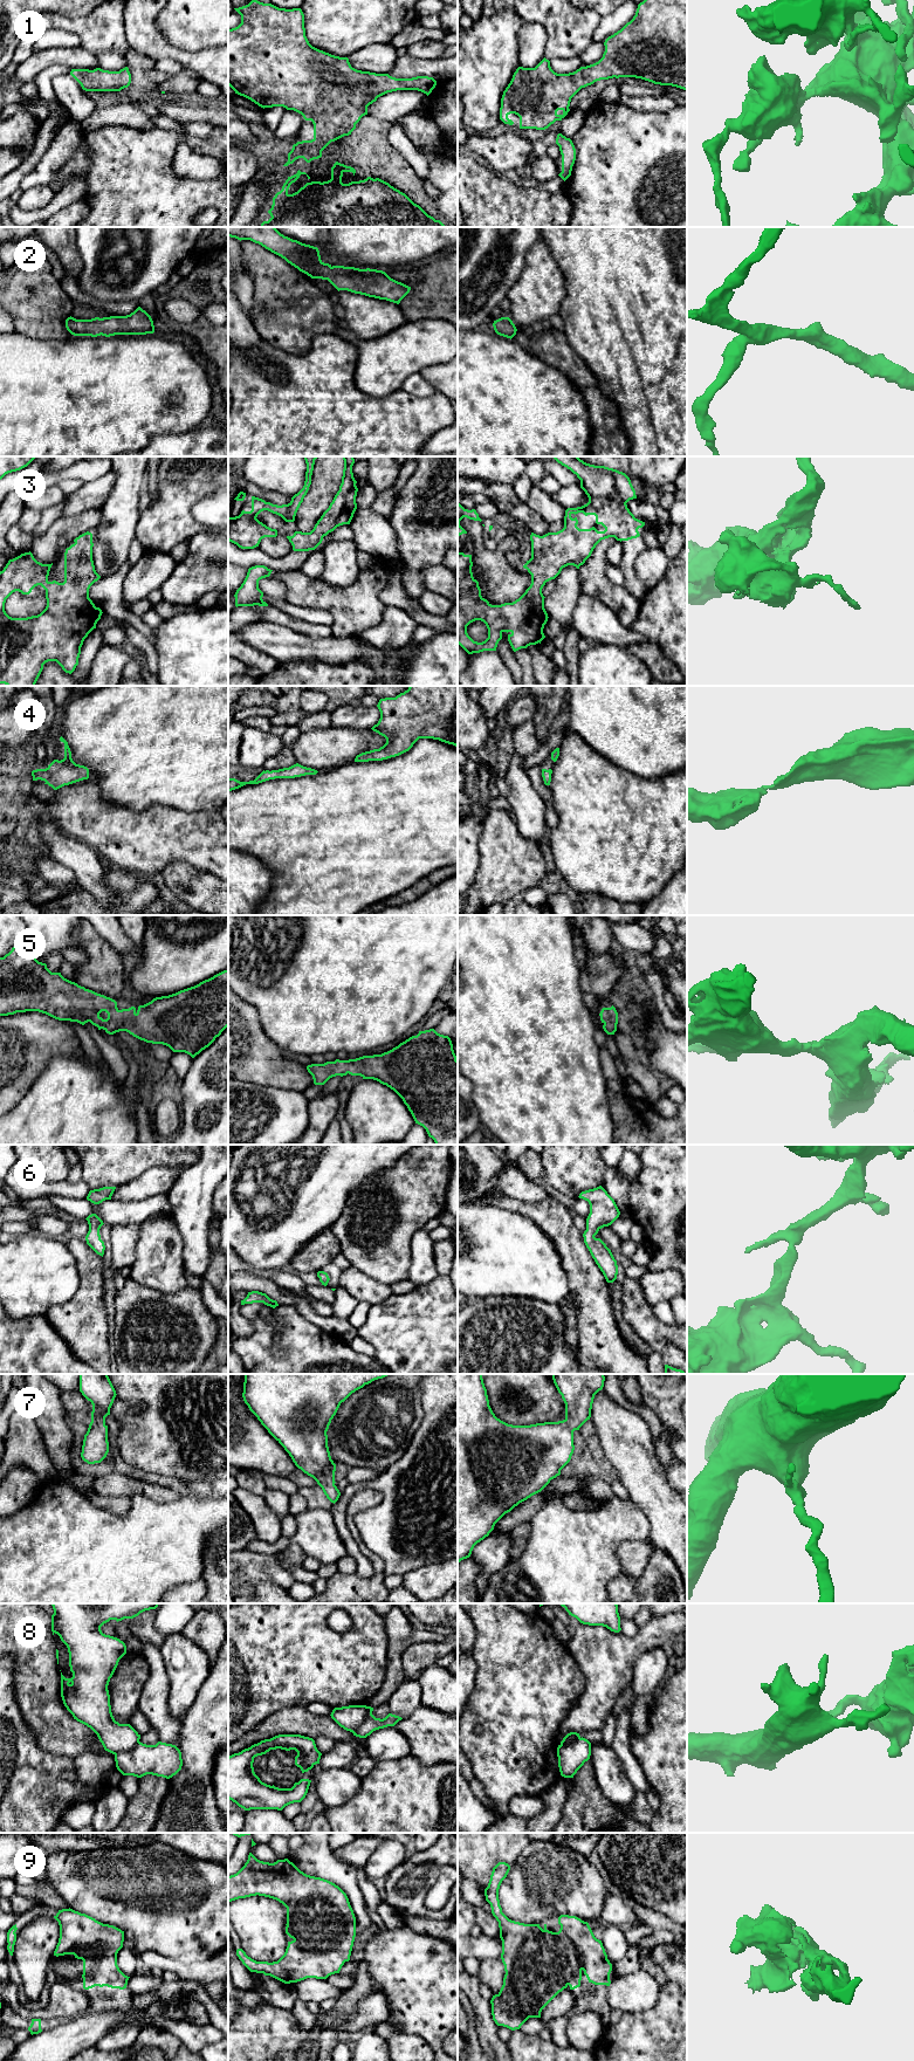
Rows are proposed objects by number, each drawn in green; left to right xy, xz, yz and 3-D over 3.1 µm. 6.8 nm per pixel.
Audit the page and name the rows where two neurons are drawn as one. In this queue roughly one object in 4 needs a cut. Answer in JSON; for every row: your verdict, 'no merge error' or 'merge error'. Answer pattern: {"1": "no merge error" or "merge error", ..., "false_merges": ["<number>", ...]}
{"1": "no merge error", "2": "no merge error", "3": "no merge error", "4": "no merge error", "5": "no merge error", "6": "no merge error", "7": "no merge error", "8": "merge error", "9": "no merge error", "false_merges": ["8"]}

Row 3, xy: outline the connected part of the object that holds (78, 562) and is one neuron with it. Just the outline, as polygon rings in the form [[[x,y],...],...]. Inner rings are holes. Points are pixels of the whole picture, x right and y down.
[[[87,531],[74,542],[64,552],[63,583],[49,582],[53,563],[37,562],[30,551],[9,559],[0,571],[0,683],[35,686],[43,665],[48,661],[56,661],[69,674],[78,665],[83,641],[96,628],[103,612],[89,598],[90,586],[101,578],[92,561],[92,534]],[[37,585],[46,590],[46,609],[37,616],[9,617],[5,611],[6,599],[15,591],[29,595]]]

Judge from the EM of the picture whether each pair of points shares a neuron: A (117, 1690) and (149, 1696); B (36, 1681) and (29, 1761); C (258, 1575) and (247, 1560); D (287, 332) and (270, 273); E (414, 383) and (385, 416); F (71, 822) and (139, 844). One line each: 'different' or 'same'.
A: different
B: different
C: same
D: same
E: different
F: same

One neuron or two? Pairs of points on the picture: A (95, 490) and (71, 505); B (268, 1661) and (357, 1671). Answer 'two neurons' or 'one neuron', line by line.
A: one neuron
B: one neuron

